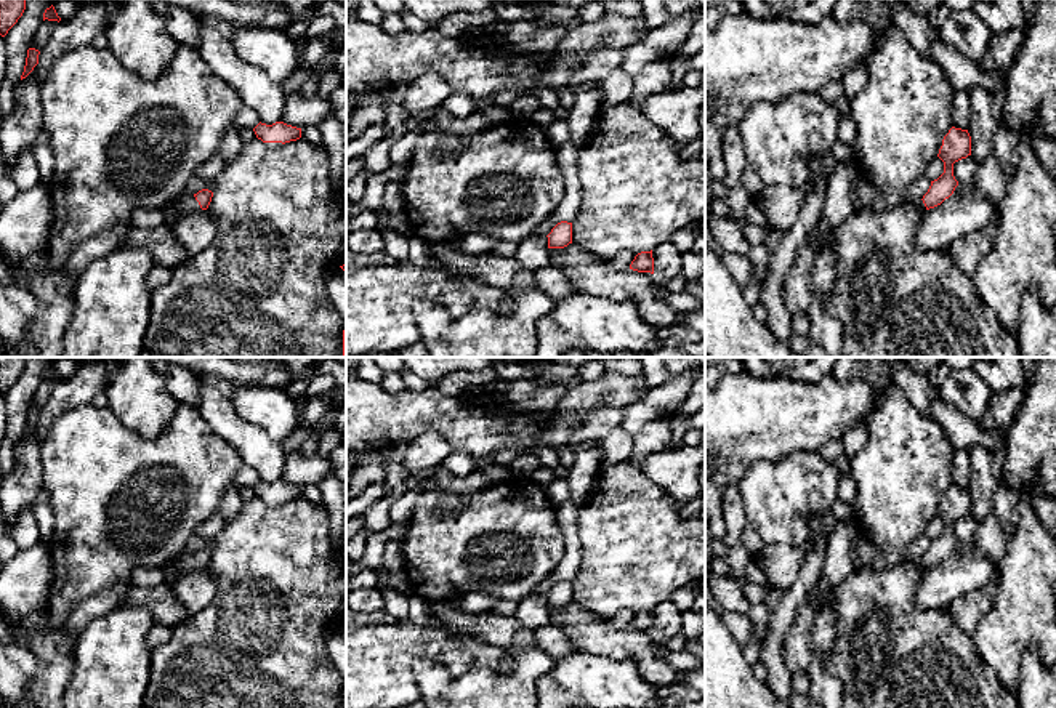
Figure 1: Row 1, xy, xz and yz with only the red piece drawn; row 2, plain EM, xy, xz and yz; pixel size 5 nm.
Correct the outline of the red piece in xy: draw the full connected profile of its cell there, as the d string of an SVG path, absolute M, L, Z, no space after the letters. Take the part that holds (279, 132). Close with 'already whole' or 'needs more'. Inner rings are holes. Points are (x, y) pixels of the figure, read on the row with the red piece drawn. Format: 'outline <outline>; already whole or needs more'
outline M276 122L272 125L266 125L266 123L258 123L253 128L255 135L258 139L261 139L263 143L290 143L290 141L296 141L301 138L301 128L287 125L284 122Z; already whole

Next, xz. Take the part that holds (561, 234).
outline M561 221L558 223L548 237L548 248L564 248L572 243L572 223Z; already whole

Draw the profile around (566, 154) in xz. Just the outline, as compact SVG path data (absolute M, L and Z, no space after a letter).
M567 141L564 144L554 146L554 151L556 160L564 176L566 194L558 208L534 229L532 234L535 235L548 235L551 229L561 221L572 223L578 213L578 203L582 200L582 184L577 170L578 147Z

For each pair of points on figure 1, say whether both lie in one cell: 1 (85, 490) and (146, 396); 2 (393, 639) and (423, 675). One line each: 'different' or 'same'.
1: different
2: different

